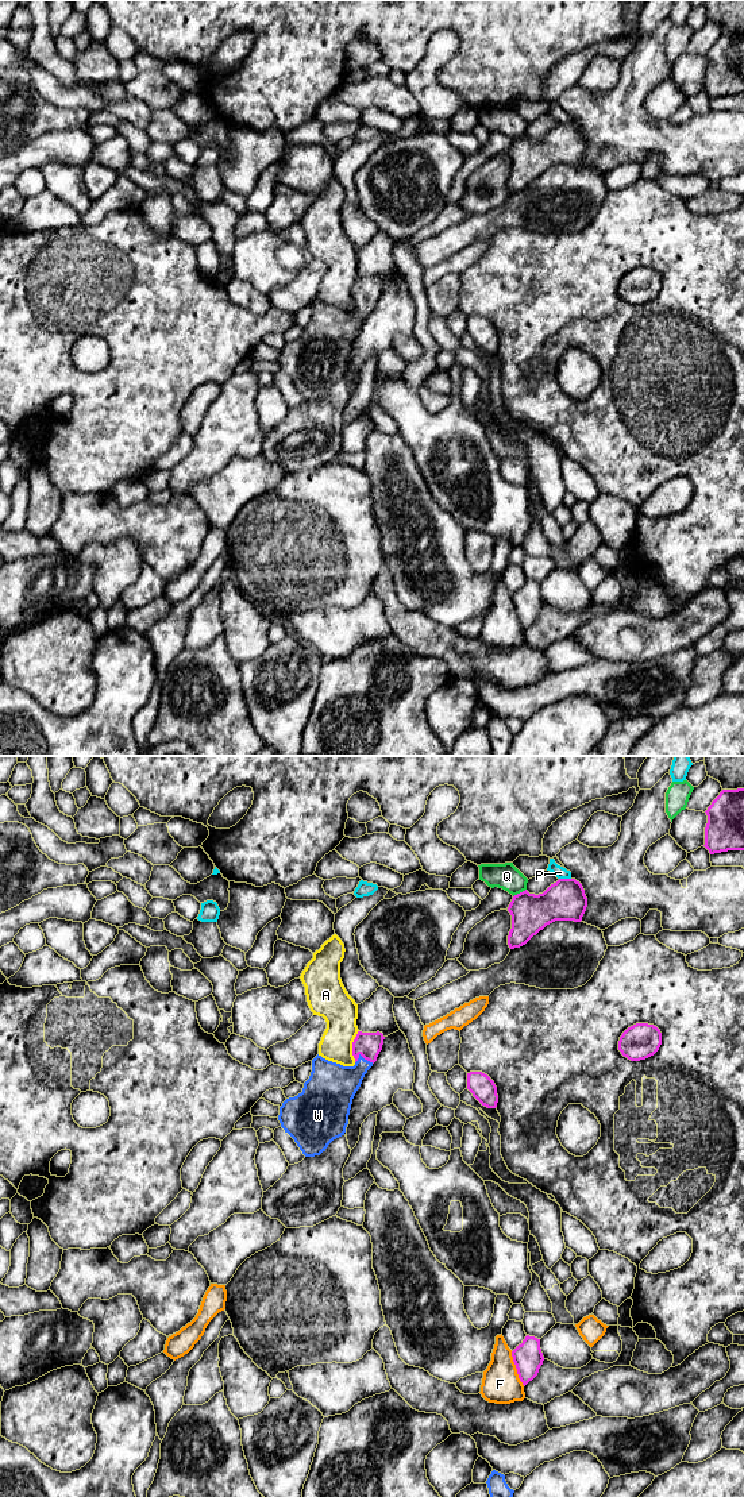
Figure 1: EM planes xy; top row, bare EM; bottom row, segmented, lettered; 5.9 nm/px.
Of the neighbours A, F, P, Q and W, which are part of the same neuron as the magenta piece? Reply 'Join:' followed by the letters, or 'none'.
Join: W

